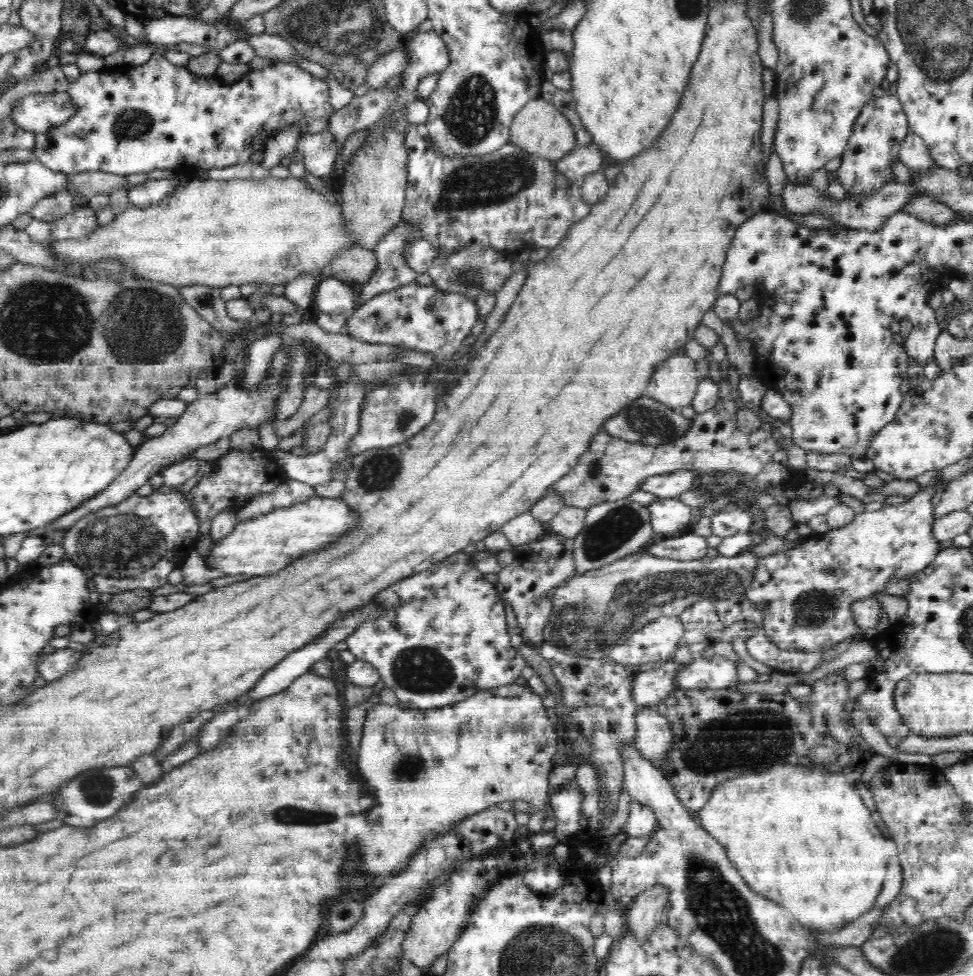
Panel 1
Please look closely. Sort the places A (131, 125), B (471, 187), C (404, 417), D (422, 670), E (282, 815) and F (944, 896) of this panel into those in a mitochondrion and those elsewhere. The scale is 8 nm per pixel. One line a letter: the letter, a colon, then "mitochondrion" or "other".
A: mitochondrion
B: mitochondrion
C: mitochondrion
D: mitochondrion
E: mitochondrion
F: other

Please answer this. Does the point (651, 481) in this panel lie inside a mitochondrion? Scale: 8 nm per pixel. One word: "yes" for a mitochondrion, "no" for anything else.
no

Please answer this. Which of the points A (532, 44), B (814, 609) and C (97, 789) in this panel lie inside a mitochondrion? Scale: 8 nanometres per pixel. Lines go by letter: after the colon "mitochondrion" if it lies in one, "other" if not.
A: other
B: mitochondrion
C: mitochondrion

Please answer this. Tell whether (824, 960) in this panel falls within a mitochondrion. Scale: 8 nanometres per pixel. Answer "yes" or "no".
no

